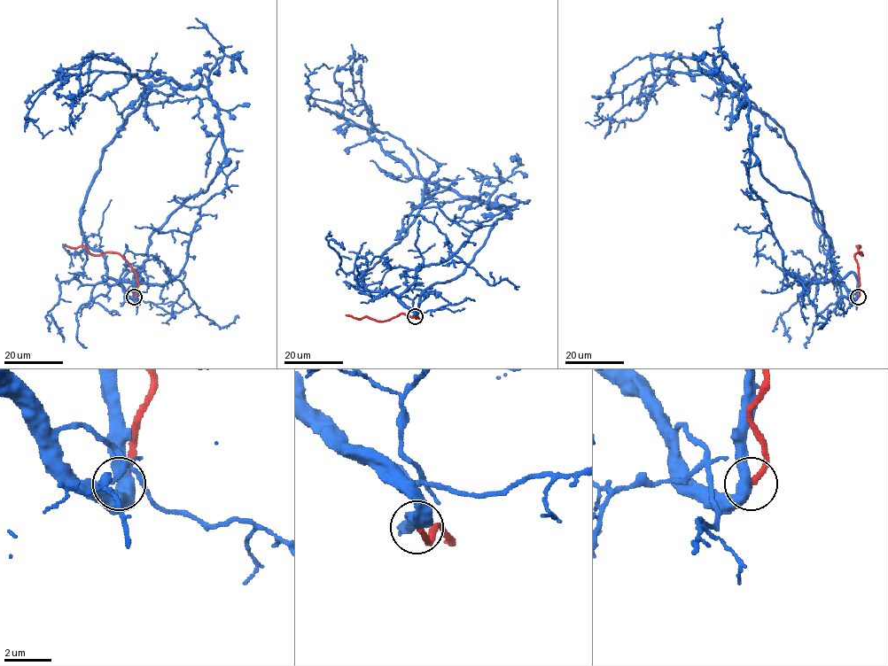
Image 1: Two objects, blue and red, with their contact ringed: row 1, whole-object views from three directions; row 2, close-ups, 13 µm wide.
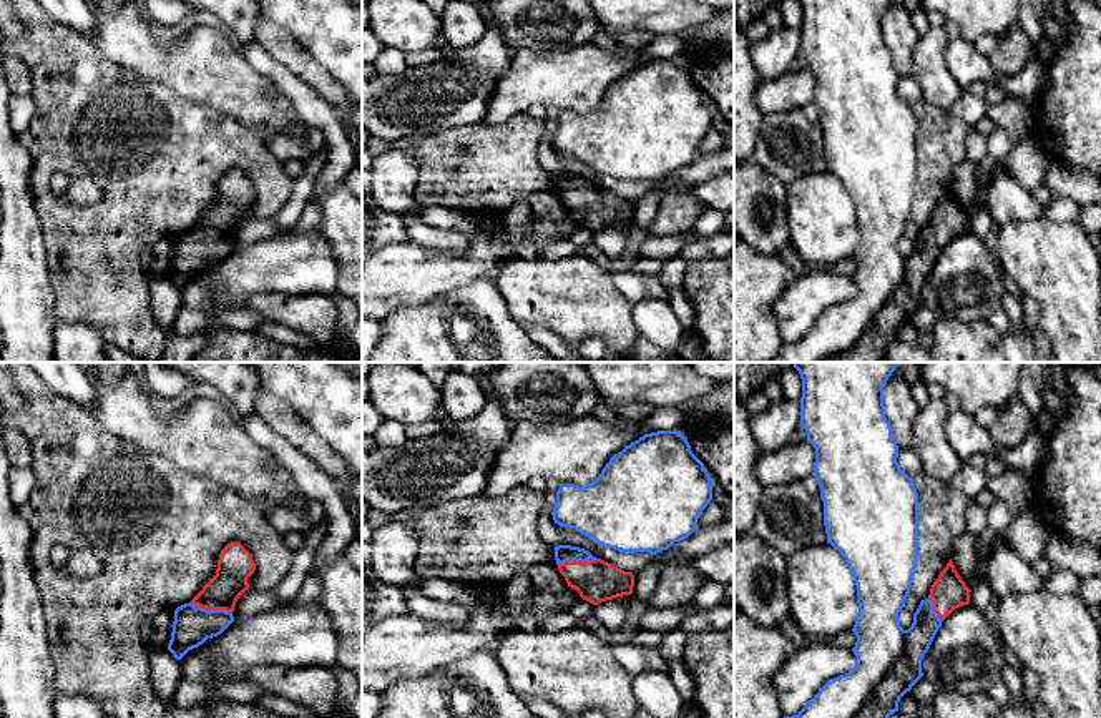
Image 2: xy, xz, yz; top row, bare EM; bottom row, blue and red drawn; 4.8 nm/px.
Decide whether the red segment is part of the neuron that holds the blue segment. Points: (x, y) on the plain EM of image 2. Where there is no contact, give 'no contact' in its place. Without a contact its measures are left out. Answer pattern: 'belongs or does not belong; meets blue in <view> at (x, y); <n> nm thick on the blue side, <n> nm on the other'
belongs; meets blue in xy at (211, 238); 190 nm thick on the blue side, 170 nm on the other

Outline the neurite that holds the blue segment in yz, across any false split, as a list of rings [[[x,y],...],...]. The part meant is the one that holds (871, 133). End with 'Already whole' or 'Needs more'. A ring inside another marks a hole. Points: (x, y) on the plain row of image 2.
[[[799,0],[802,7],[800,53],[815,76],[812,103],[819,108],[824,130],[827,171],[840,180],[854,201],[859,246],[852,256],[857,264],[852,276],[857,293],[845,302],[827,309],[819,321],[792,344],[784,344],[772,362],[883,362],[887,347],[898,339],[900,326],[923,304],[922,288],[928,279],[942,249],[970,231],[965,213],[952,186],[933,209],[930,223],[920,229],[913,251],[903,258],[898,239],[912,216],[918,189],[918,121],[913,106],[898,93],[898,73],[885,45],[883,15],[892,0]]]. Needs more

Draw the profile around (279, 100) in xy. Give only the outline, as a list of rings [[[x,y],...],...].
[[[272,88],[271,93],[269,93],[269,100],[279,113],[284,113],[286,116],[292,118],[292,125],[289,126],[286,135],[294,136],[294,138],[302,138],[302,136],[307,135],[309,126],[306,126],[299,120],[299,116],[294,111],[291,100],[284,93],[281,93],[277,88]]]

